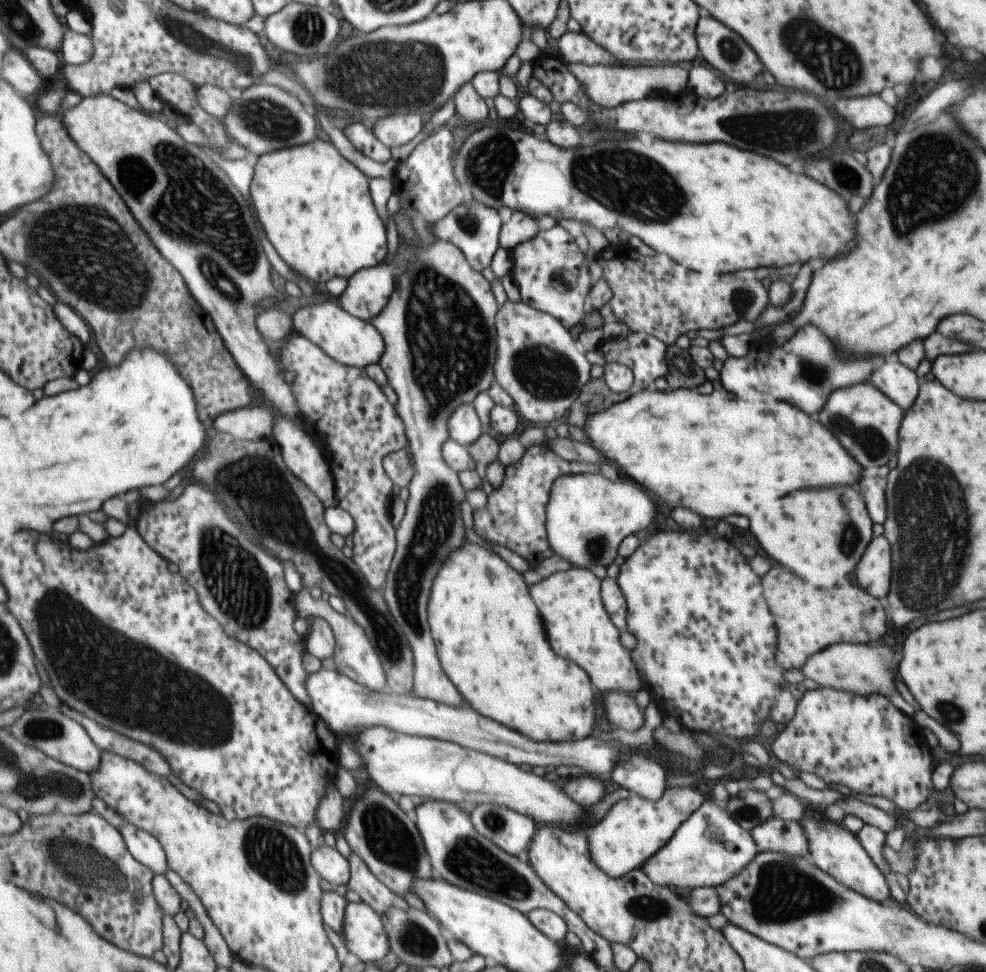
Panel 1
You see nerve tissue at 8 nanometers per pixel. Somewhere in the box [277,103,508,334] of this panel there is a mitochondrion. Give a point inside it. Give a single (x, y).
(469, 222)

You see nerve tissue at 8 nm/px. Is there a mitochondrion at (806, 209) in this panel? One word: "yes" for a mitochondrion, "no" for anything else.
no

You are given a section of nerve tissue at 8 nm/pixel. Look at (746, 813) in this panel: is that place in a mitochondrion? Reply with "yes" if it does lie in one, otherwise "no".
yes

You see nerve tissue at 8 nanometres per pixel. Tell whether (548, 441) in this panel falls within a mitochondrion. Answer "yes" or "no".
no

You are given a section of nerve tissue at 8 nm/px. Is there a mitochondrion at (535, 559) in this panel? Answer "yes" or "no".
no

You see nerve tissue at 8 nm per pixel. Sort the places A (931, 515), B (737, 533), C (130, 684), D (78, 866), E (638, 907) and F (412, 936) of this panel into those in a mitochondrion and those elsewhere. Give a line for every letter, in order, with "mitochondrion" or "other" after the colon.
A: mitochondrion
B: other
C: mitochondrion
D: mitochondrion
E: mitochondrion
F: mitochondrion

